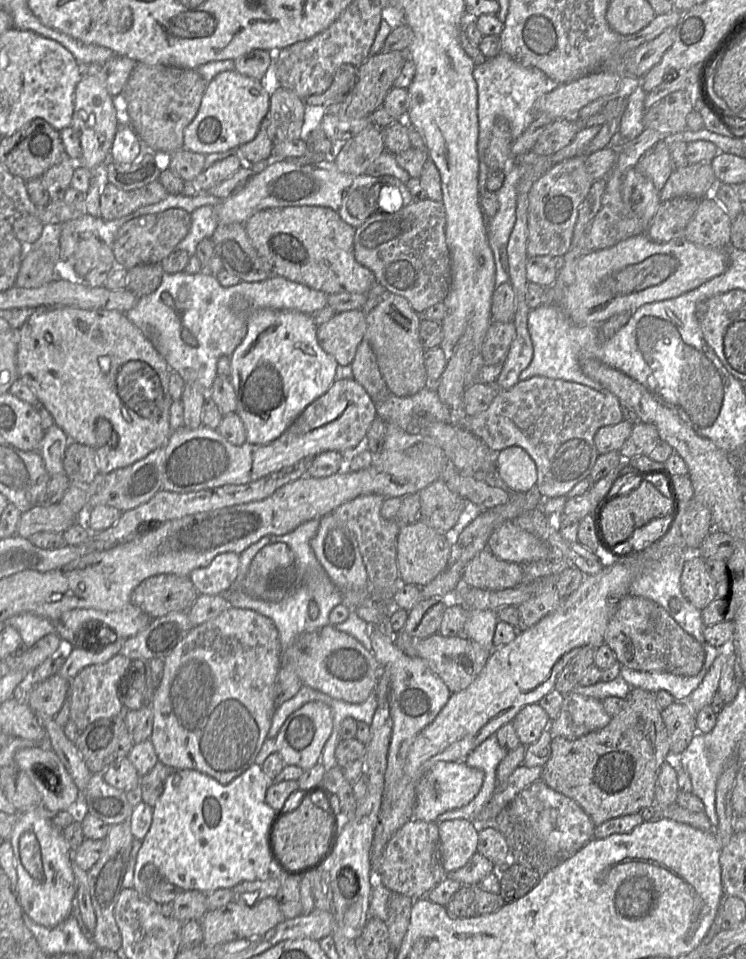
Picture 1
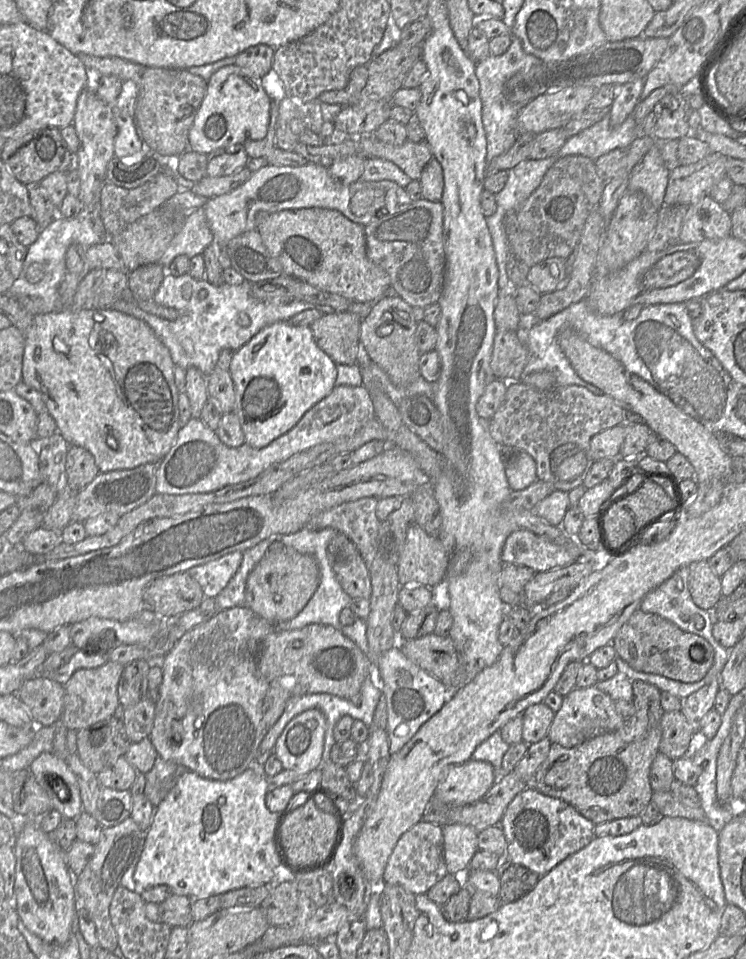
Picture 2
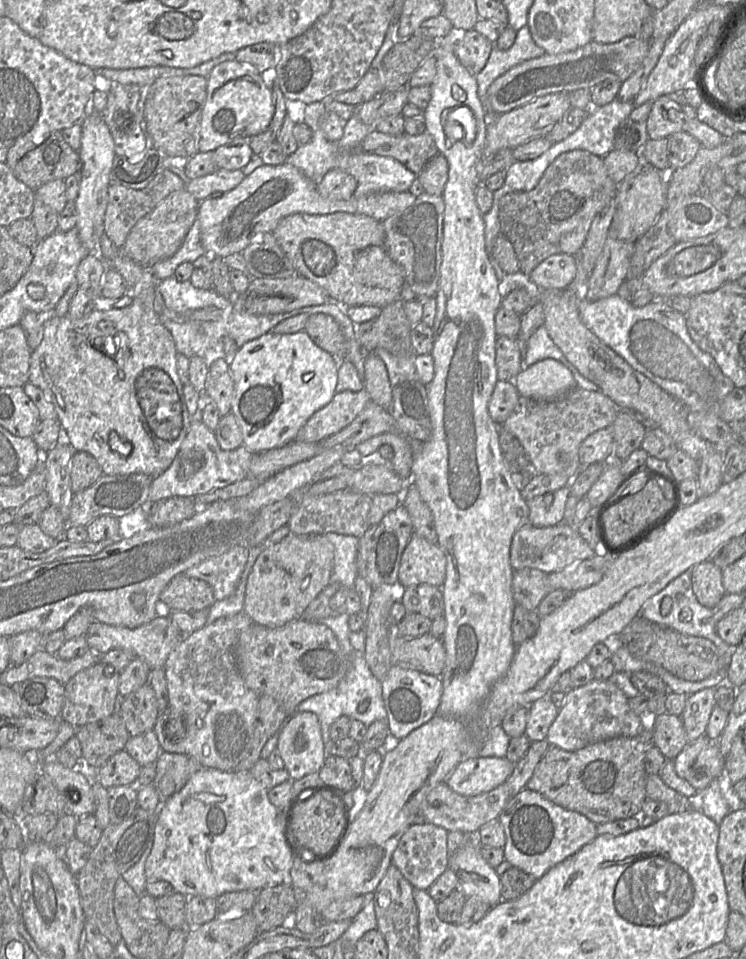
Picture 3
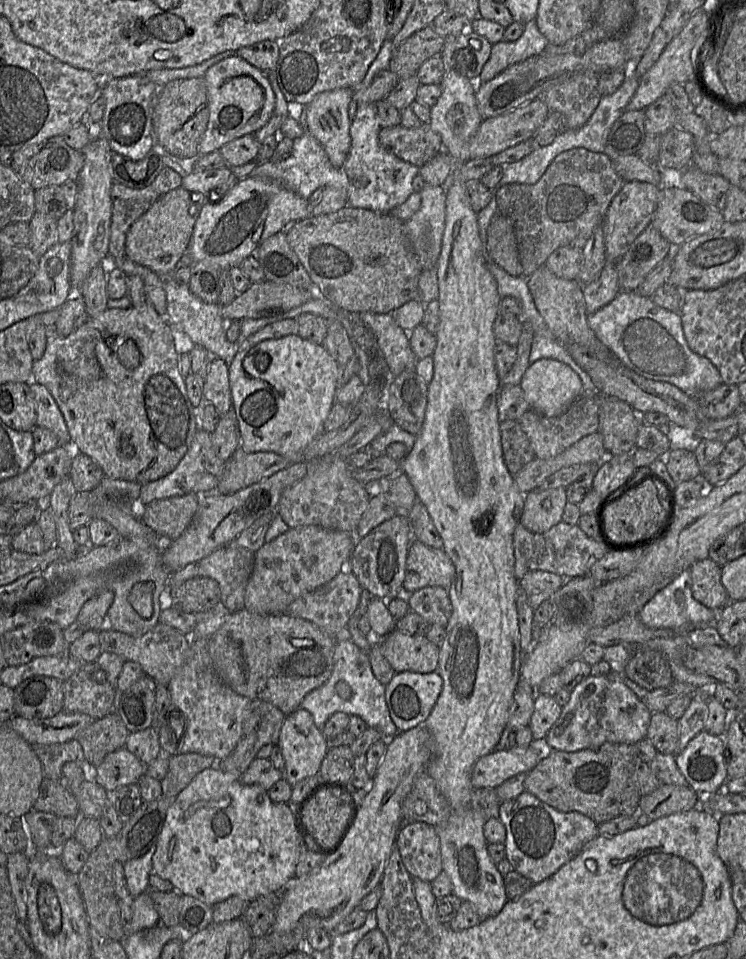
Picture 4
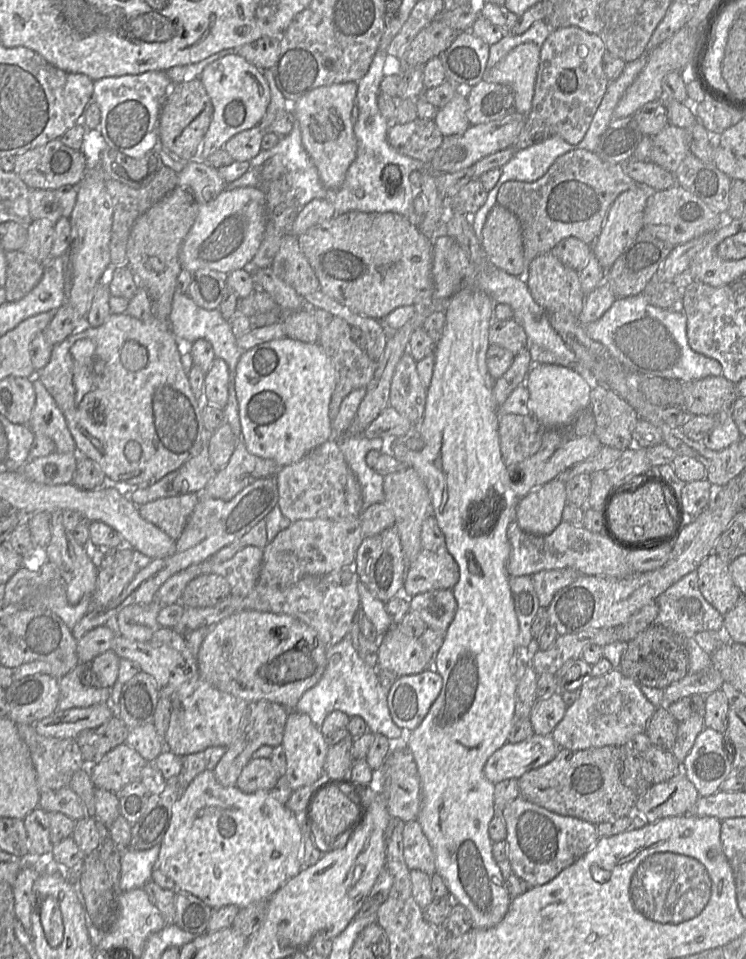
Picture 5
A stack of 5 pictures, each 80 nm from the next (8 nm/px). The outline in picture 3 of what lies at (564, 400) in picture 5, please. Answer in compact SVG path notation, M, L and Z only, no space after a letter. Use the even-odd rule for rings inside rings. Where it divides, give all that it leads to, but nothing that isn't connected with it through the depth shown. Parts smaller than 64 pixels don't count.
M551 358L523 368L513 381L521 396L538 401L556 400L578 388L572 372Z

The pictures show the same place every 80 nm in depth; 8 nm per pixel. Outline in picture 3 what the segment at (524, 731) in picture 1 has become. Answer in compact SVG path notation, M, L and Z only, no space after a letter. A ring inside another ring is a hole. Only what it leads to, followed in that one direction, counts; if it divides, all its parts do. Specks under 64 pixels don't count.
M548 691L544 697L529 706L529 717L524 734L531 742L546 739L549 727L557 717L559 709L551 701L550 695Z

